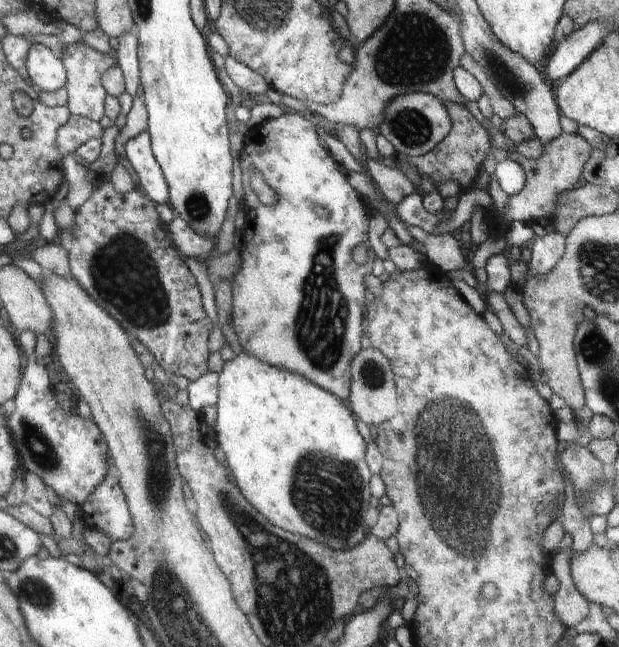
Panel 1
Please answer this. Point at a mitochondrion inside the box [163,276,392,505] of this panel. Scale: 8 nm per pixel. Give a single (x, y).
(373, 376)

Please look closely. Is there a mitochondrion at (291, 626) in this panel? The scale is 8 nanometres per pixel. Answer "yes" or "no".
yes

